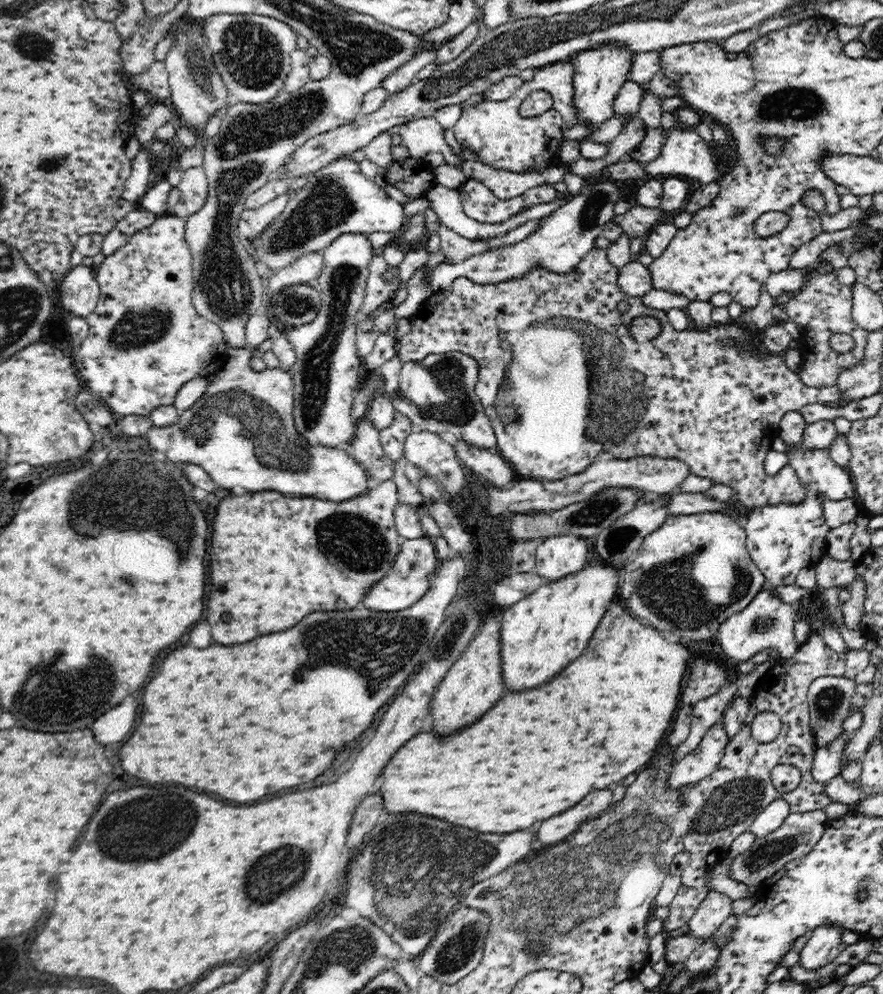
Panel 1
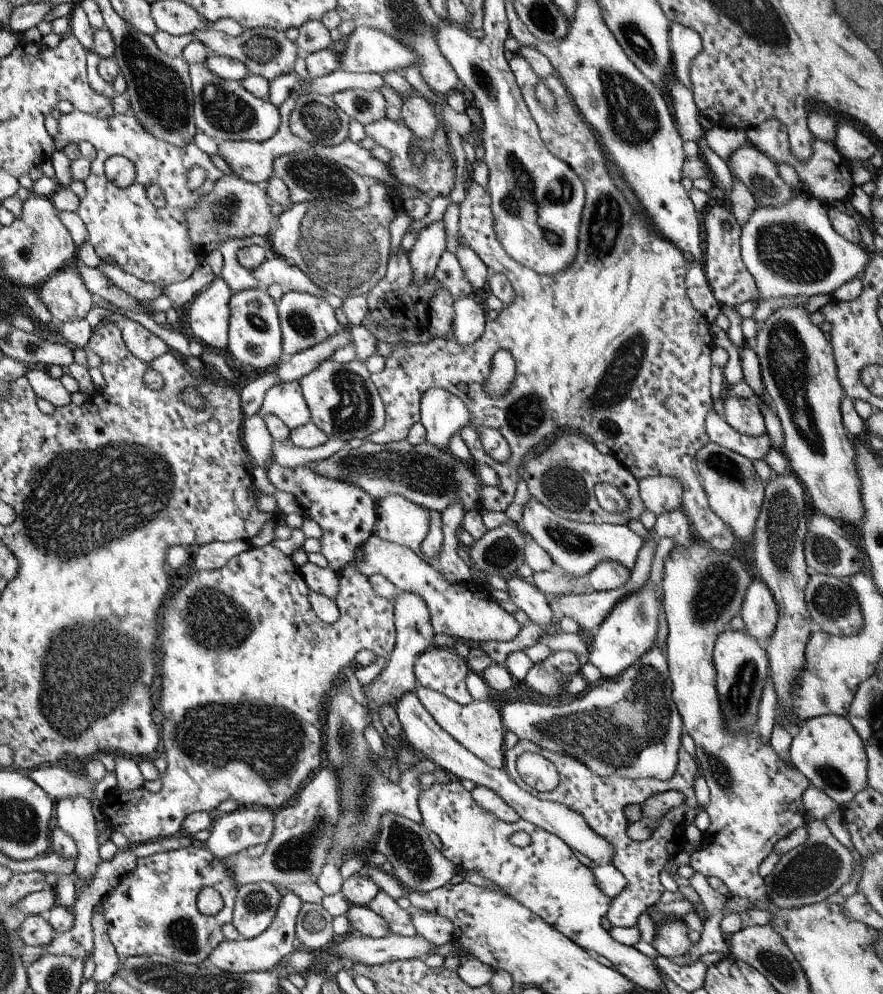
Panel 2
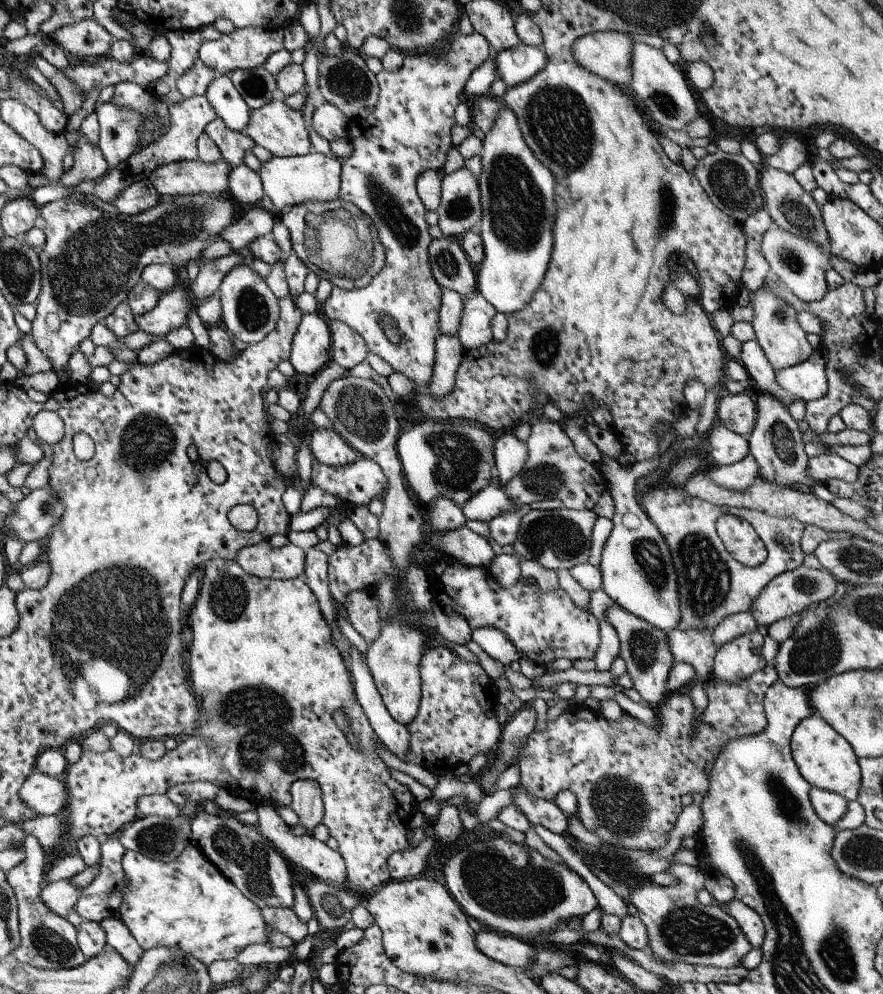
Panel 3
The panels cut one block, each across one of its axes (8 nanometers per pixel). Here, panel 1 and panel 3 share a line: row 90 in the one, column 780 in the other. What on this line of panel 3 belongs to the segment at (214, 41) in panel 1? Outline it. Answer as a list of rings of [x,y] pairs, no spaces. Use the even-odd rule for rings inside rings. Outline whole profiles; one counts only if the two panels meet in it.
[[[778,227],[771,228],[762,234],[760,253],[769,266],[769,277],[786,287],[799,301],[818,302],[827,292],[825,272],[831,269],[829,254],[811,240],[799,238]]]

